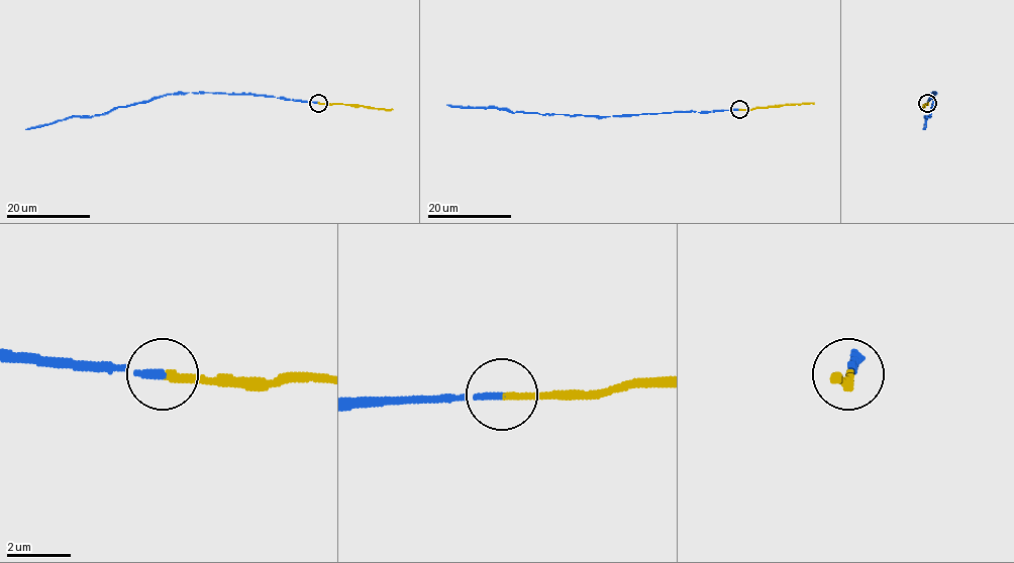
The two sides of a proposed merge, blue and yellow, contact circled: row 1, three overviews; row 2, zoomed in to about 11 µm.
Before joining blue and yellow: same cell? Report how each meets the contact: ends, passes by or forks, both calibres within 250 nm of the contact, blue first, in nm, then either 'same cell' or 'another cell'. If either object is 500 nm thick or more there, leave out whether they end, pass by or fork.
blue ends; yellow ends; calibres 200 and 200 nm; same cell

